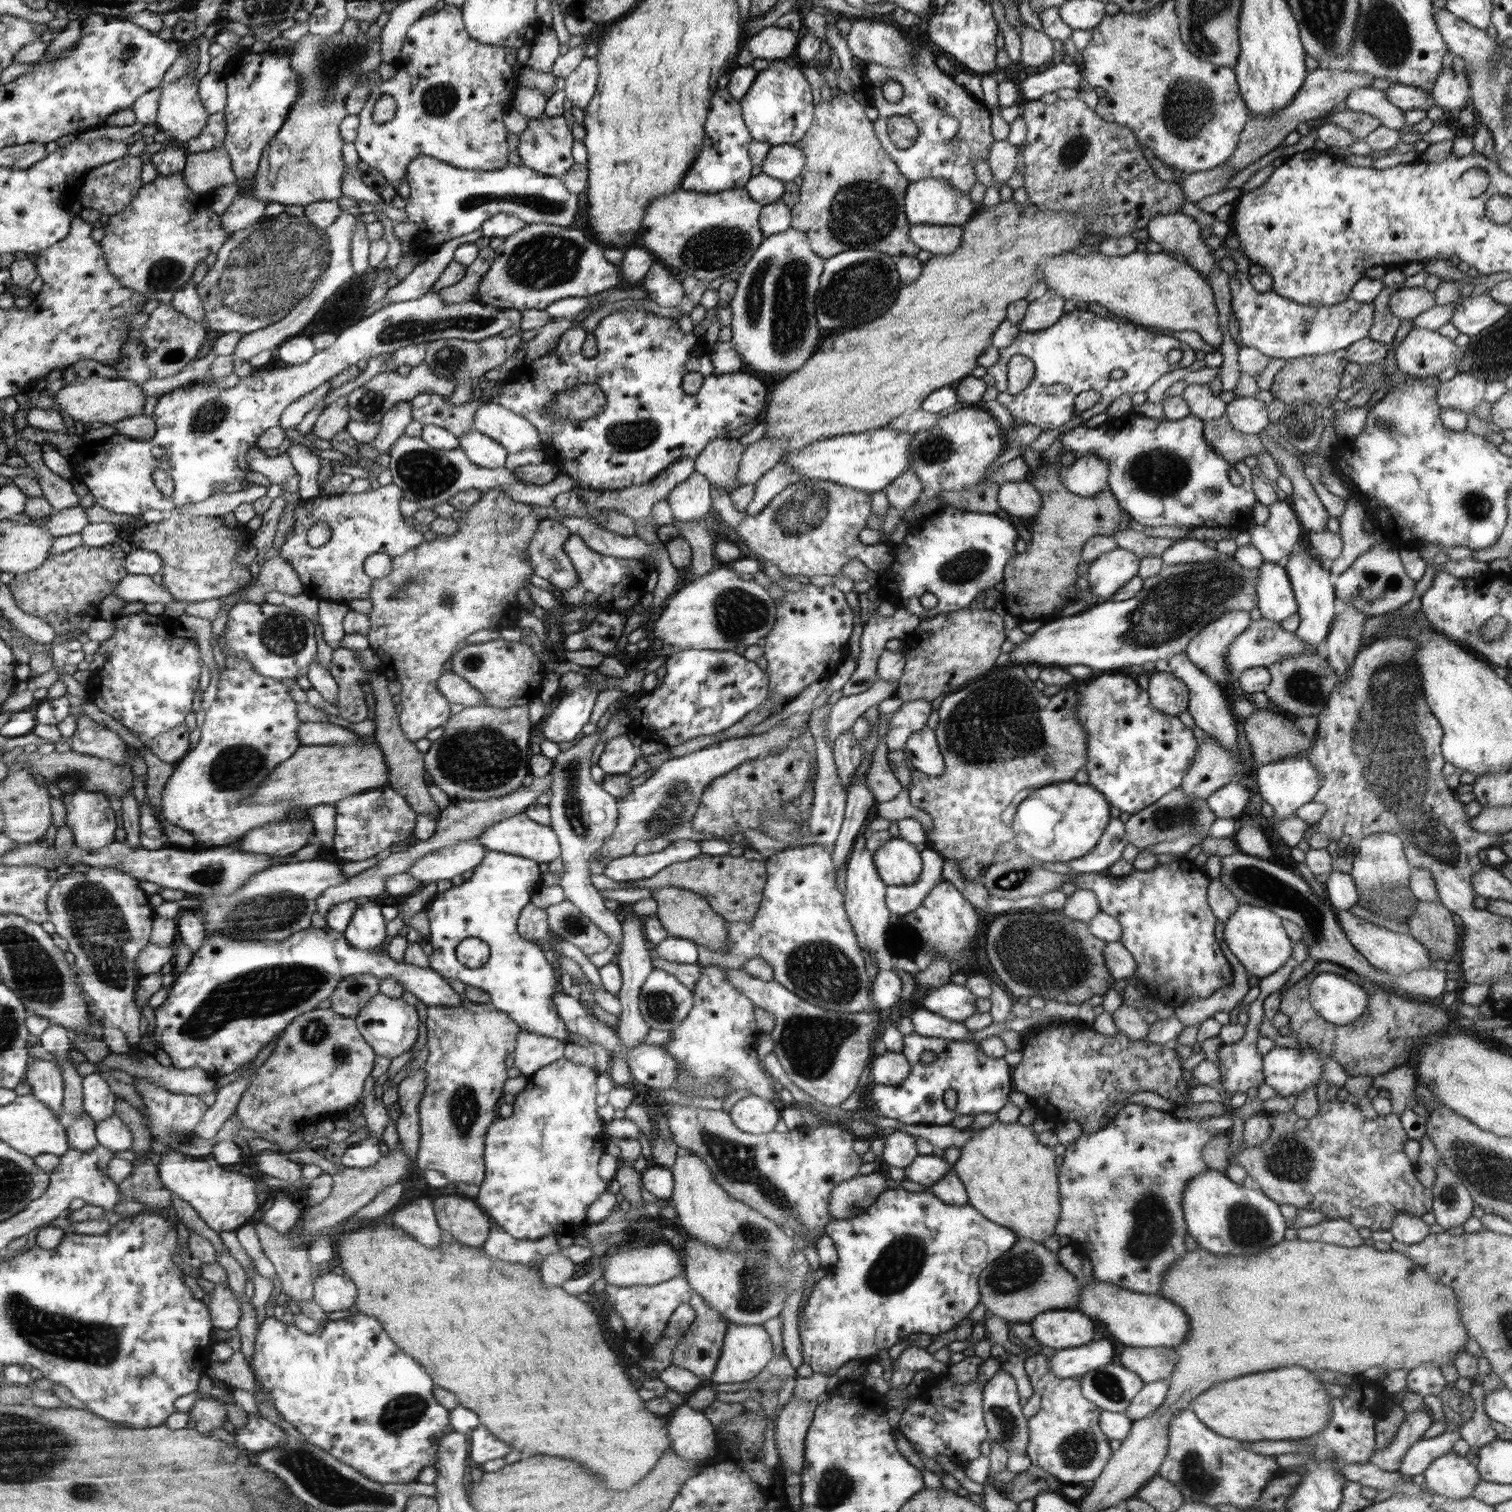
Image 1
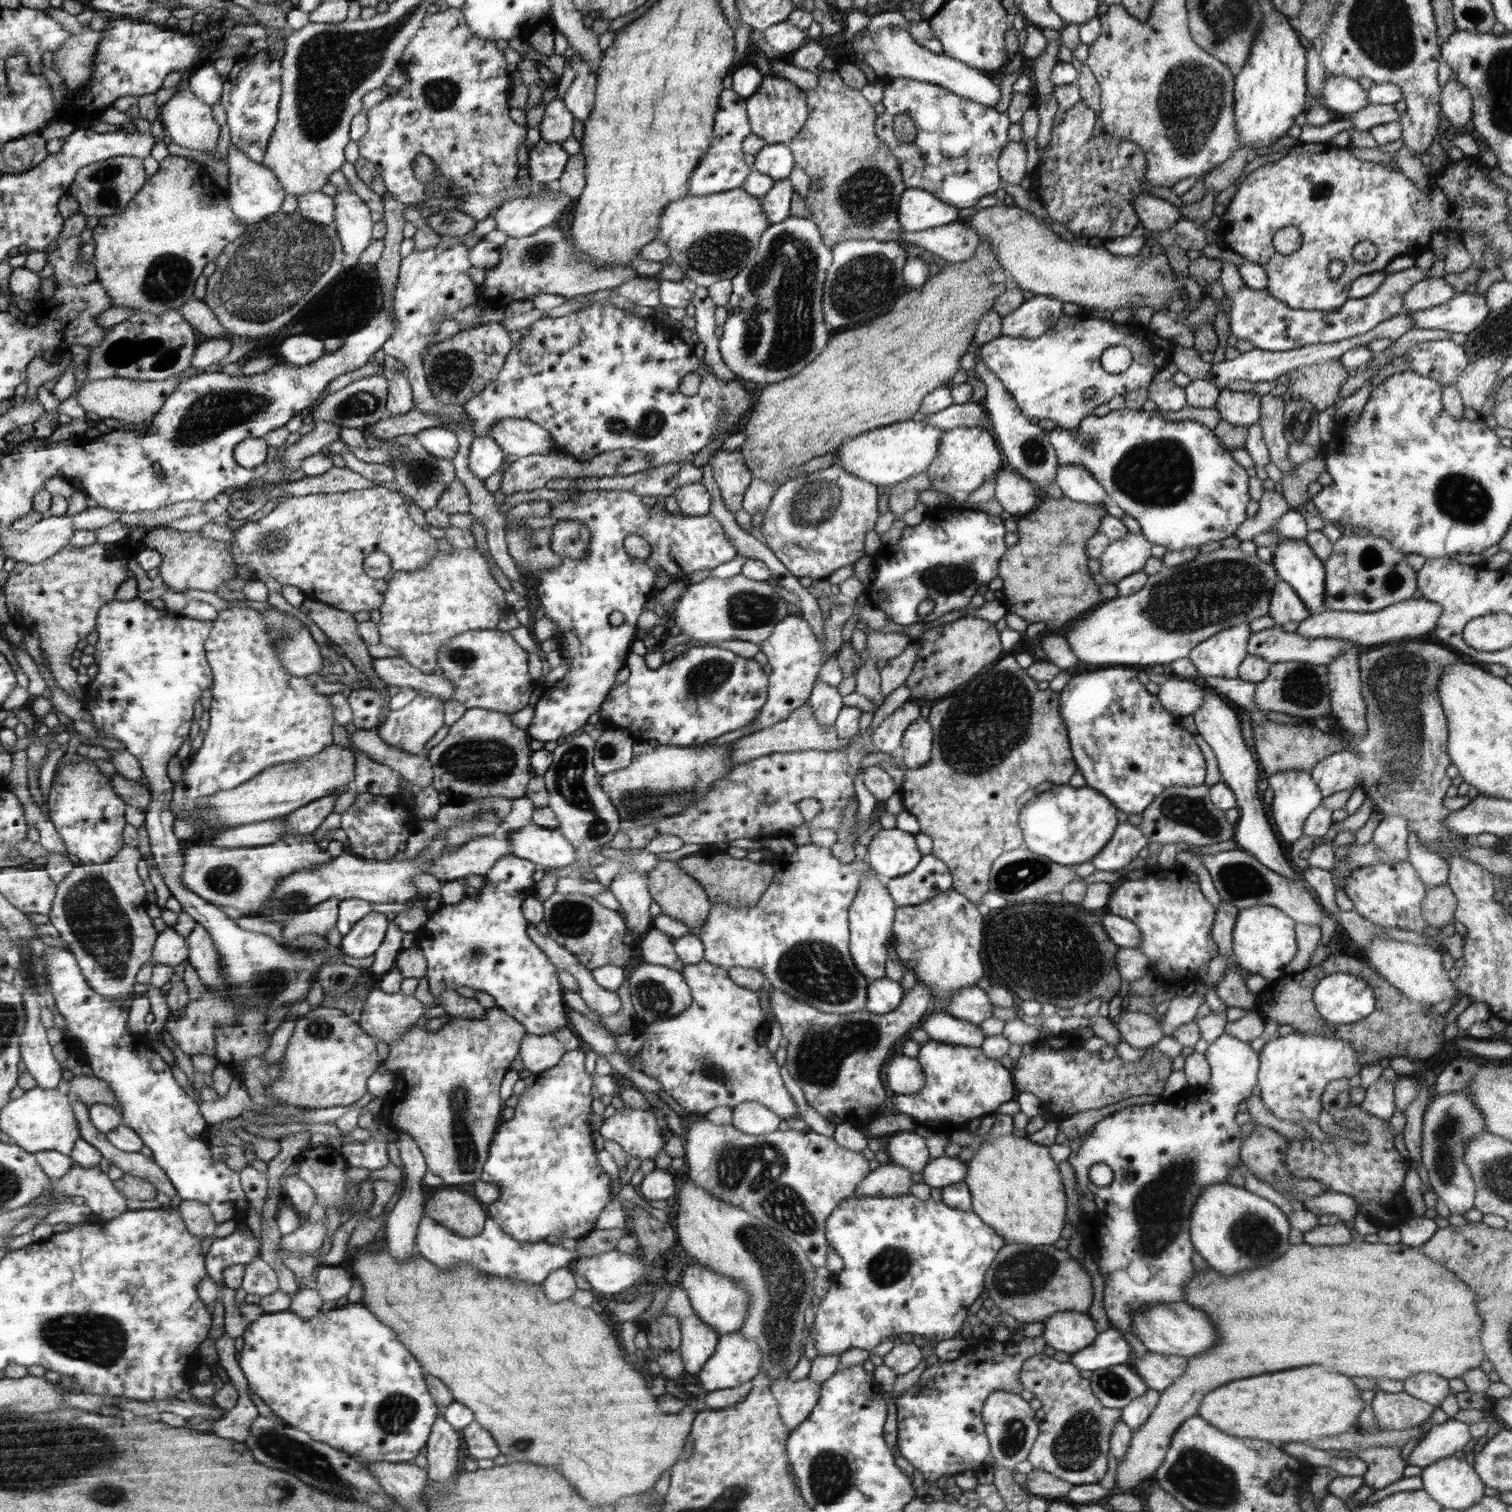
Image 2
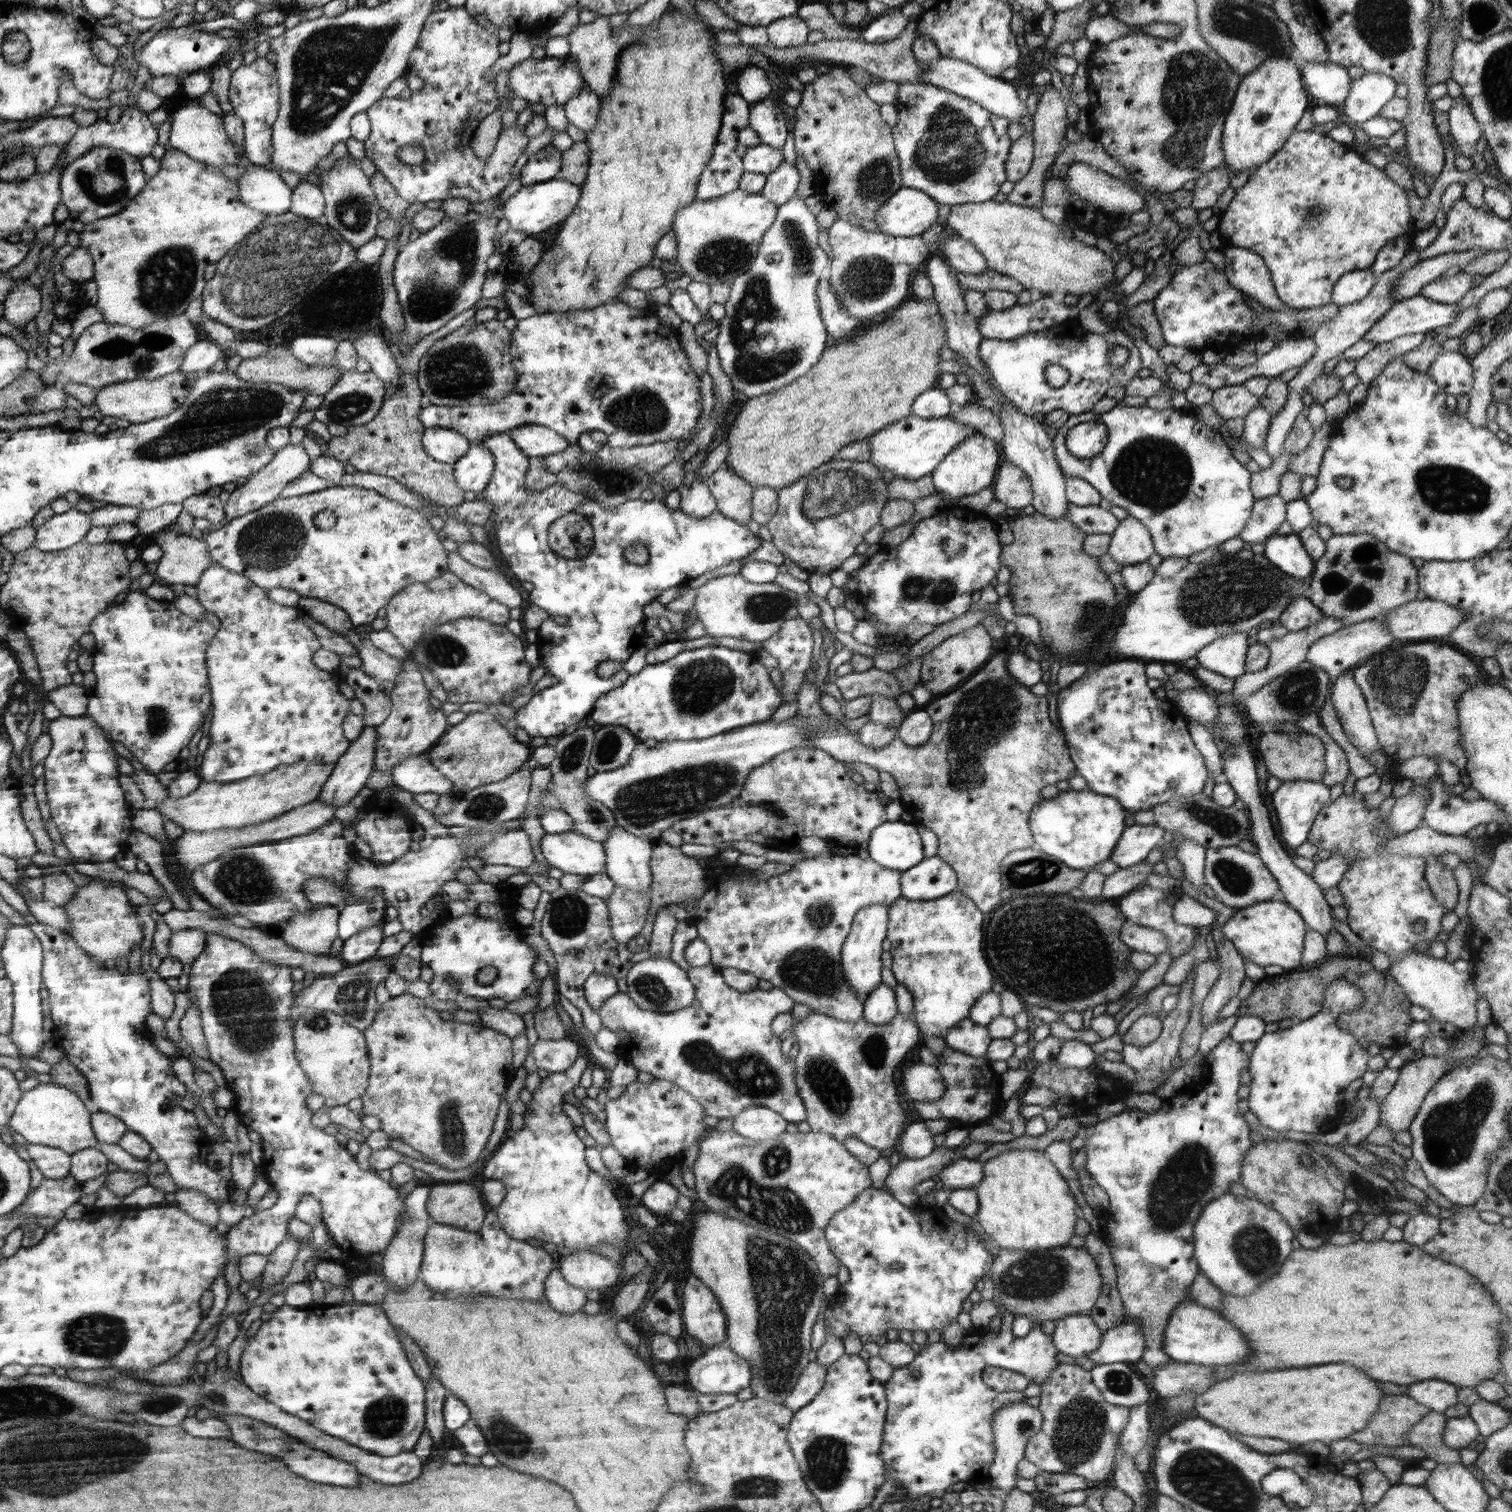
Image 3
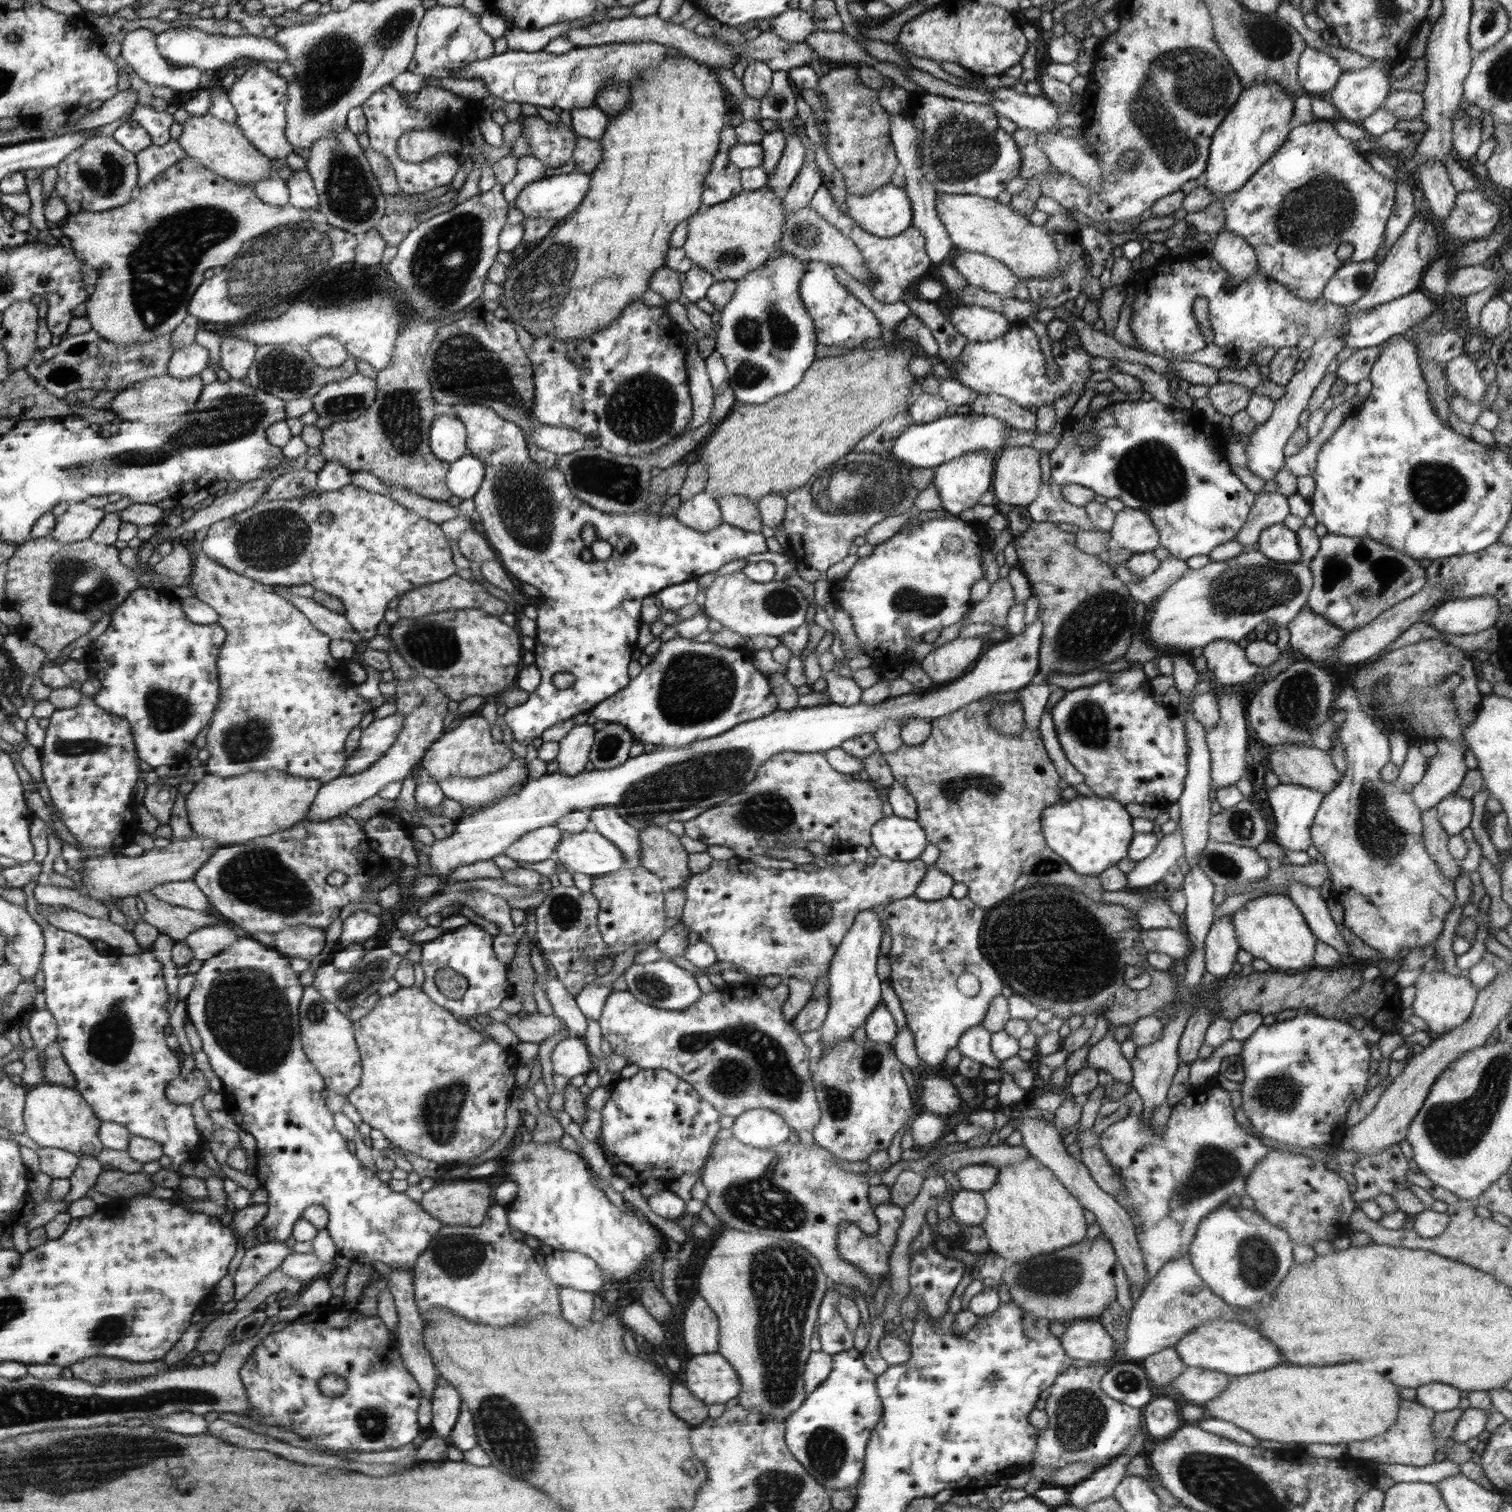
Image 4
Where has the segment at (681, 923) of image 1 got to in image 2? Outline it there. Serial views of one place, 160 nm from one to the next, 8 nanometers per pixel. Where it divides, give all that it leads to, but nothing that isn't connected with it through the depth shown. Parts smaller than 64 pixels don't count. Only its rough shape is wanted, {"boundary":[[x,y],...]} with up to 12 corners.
{"boundary":[[676,861],[647,874],[662,913],[699,935],[711,900]]}

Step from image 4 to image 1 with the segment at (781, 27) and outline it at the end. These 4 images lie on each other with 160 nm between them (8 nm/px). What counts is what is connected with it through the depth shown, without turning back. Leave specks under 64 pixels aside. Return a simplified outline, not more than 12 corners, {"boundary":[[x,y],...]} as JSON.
{"boundary":[[770,25],[745,45],[755,59],[784,60],[798,36]]}

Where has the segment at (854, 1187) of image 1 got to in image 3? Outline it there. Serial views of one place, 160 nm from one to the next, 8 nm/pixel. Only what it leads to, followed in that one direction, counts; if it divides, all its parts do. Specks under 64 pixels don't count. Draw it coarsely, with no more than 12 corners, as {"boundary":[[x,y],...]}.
{"boundary":[[936,1147],[926,1158],[904,1159],[885,1179],[888,1192],[919,1206],[914,1186],[939,1176],[963,1158],[955,1148]]}

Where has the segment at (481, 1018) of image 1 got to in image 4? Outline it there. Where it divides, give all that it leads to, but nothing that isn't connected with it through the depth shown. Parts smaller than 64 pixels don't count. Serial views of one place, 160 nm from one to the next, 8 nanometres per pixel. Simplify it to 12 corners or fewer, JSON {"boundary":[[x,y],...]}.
{"boundary":[[418,986],[354,1022],[346,1099],[444,1169],[506,1130],[514,1049]]}

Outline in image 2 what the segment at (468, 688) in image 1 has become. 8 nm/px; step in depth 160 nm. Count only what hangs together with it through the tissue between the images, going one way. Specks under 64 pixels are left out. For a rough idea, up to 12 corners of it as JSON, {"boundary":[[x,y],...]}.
{"boundary":[[400,657],[372,658],[387,686],[426,690],[452,701],[443,674],[425,673]]}

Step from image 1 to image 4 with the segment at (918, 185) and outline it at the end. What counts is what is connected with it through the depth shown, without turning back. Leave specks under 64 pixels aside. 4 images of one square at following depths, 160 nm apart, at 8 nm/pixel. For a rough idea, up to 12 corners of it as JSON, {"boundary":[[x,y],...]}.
{"boundary":[[897,183],[866,196],[848,193],[846,214],[880,238],[914,222],[906,189]]}

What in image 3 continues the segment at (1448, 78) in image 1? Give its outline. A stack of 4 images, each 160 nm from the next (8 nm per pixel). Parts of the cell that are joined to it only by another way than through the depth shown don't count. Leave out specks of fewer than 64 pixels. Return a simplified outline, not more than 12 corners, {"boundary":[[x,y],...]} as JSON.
{"boundary":[[1464,96],[1452,99],[1450,132],[1464,157],[1472,158],[1482,135]]}

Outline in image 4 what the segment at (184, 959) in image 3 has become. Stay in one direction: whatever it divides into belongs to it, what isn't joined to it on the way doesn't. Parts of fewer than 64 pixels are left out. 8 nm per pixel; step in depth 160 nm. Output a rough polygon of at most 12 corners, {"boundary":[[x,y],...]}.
{"boundary":[[218,923],[184,940],[198,960],[212,959],[240,939]]}

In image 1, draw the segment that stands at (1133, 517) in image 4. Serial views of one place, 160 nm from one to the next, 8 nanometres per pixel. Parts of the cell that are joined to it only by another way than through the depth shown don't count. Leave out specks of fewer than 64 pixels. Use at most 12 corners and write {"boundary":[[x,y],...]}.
{"boundary":[[1116,548],[1090,564],[1089,589],[1102,598],[1138,575],[1142,558]]}

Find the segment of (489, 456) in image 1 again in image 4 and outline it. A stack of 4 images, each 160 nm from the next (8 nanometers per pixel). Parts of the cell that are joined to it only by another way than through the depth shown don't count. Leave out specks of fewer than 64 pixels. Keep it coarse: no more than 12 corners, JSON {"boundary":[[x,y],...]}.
{"boundary":[[470,454],[451,463],[447,487],[464,500],[479,492],[486,464]]}

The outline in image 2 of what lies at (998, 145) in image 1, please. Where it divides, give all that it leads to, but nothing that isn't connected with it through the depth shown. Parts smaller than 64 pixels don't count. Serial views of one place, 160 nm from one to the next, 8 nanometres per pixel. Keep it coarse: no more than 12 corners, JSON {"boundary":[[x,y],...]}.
{"boundary":[[1010,141],[998,157],[1000,179],[1028,177],[1026,146]]}

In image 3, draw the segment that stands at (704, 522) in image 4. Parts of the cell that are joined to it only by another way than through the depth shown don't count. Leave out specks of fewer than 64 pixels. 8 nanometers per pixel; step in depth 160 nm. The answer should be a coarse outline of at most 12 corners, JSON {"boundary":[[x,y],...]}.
{"boundary":[[693,481],[679,491],[679,510],[706,519],[718,502],[706,483]]}

